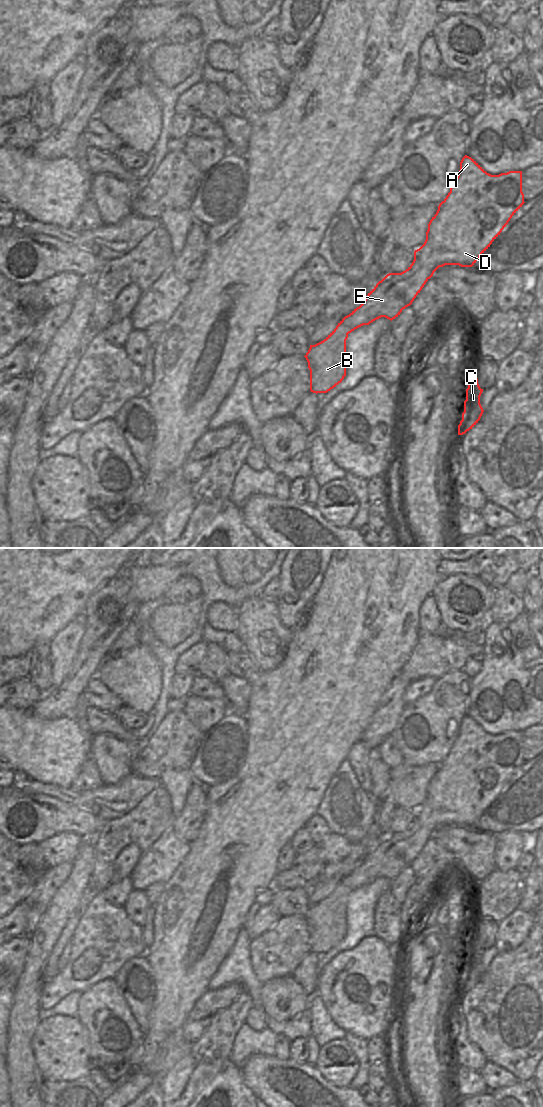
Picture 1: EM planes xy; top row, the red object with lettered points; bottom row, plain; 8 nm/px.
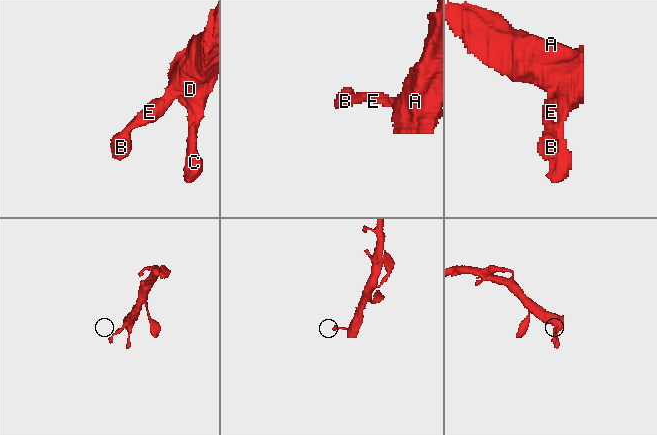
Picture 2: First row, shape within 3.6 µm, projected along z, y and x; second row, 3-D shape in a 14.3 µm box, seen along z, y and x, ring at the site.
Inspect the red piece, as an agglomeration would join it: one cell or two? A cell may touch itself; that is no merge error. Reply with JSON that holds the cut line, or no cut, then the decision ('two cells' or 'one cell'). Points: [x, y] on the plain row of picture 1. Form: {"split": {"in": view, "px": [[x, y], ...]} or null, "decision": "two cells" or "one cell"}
{"split": null, "decision": "one cell"}

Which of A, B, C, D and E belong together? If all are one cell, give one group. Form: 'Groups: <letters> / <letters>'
Groups: A B C D E

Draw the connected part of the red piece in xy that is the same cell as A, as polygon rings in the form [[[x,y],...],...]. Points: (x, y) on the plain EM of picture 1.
[[[465,715],[450,752],[428,784],[424,804],[414,811],[412,824],[401,833],[387,834],[368,853],[364,862],[345,876],[323,901],[310,905],[304,916],[310,930],[310,951],[327,953],[342,942],[346,936],[346,900],[349,893],[381,877],[391,881],[398,877],[403,869],[412,864],[439,827],[472,827],[524,763],[522,731],[491,735]]]

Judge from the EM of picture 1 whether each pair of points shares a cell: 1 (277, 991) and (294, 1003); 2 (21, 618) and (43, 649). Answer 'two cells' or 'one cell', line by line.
1: one cell
2: two cells

